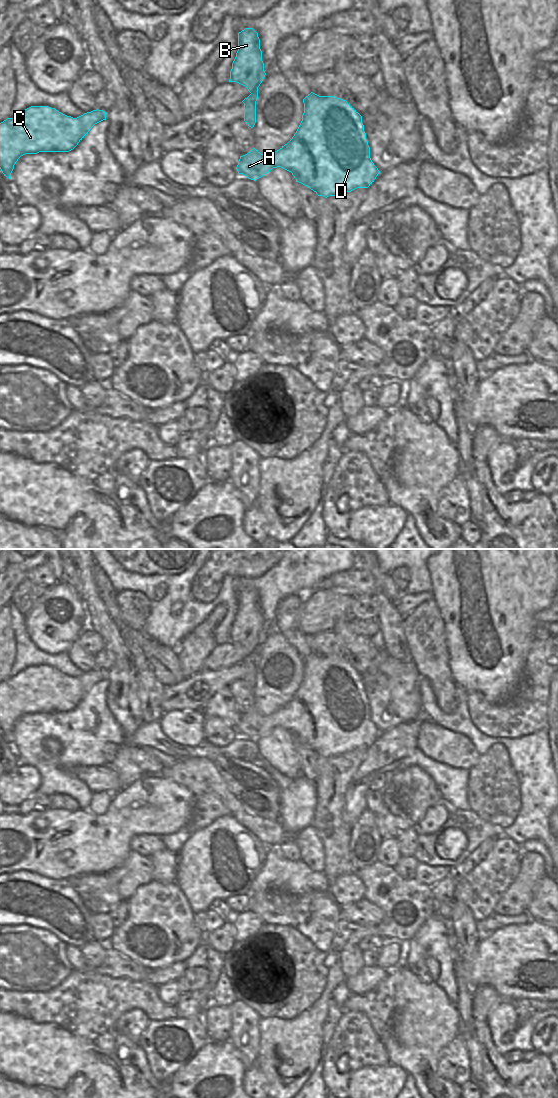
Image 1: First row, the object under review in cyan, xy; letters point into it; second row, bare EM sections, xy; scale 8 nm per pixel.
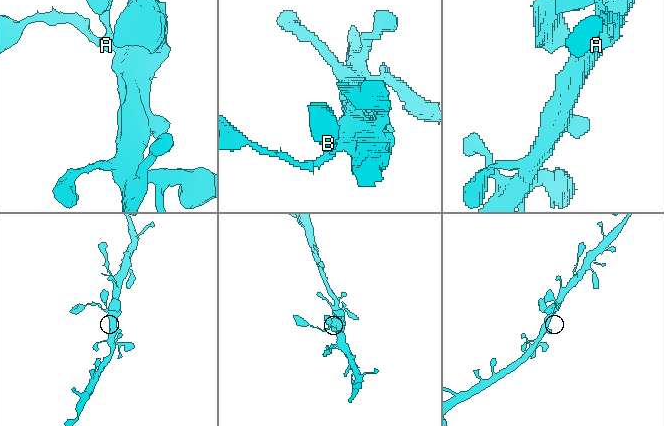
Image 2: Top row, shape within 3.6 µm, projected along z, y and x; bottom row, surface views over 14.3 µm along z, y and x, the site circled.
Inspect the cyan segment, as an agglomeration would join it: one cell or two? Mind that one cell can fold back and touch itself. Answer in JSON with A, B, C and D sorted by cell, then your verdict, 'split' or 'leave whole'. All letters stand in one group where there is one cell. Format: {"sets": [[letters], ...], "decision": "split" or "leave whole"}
{"sets": [["A", "B", "C", "D"]], "decision": "leave whole"}

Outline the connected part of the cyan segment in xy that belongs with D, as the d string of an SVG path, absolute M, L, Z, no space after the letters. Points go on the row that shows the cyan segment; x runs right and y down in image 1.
M313 92L304 99L302 121L292 139L279 150L265 156L253 148L240 156L238 174L256 181L273 168L281 167L318 196L325 198L368 188L380 171L370 158L362 116L346 101L335 96L319 96Z

